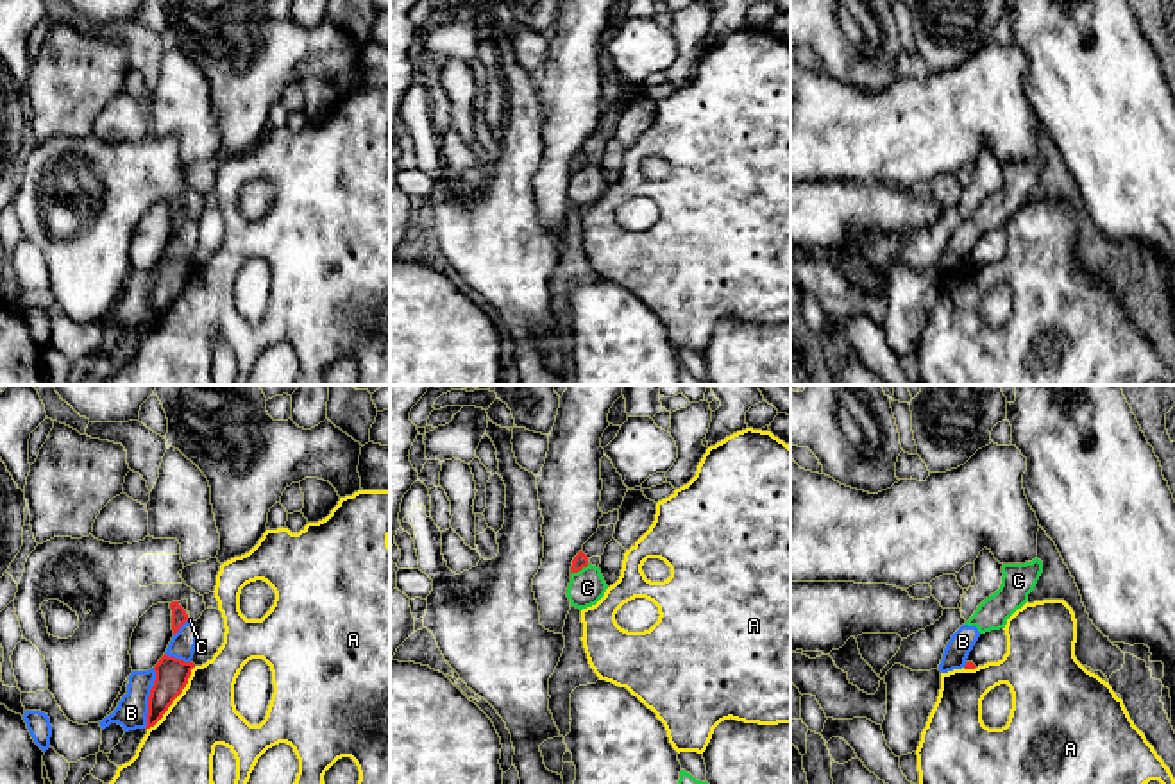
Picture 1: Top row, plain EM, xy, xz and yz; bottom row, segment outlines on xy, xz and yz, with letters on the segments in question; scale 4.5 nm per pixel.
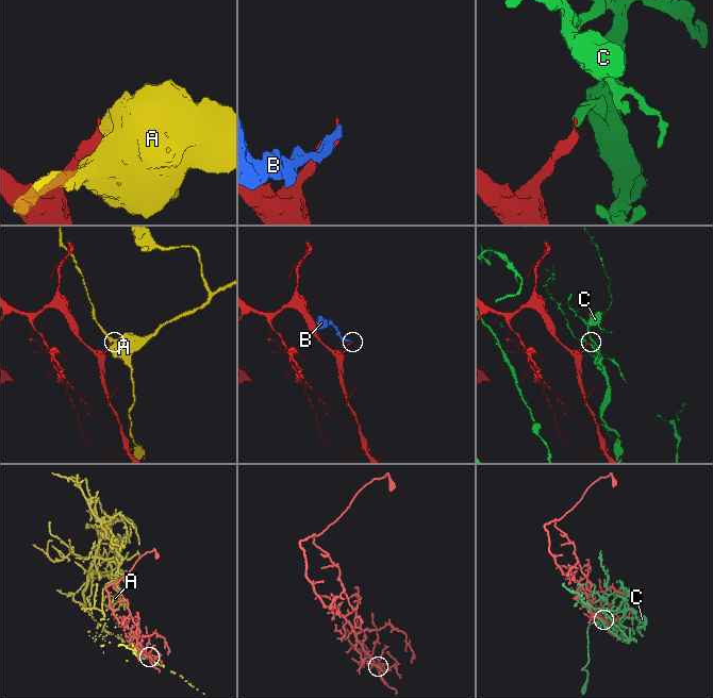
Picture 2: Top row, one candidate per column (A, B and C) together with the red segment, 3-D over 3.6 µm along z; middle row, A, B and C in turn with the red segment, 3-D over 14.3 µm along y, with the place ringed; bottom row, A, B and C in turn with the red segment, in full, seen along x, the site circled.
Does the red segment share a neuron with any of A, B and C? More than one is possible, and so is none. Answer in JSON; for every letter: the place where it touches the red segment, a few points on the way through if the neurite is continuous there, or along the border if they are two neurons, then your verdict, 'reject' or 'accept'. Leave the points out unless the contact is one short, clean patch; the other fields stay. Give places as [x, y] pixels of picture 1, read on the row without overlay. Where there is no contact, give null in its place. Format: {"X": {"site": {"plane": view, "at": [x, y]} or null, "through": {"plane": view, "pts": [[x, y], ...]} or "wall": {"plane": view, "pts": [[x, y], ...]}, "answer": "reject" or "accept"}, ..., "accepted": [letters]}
{"A": {"site": {"plane": "xy", "at": [176, 296]}, "answer": "reject"}, "B": {"site": {"plane": "xy", "at": [149, 298]}, "answer": "reject"}, "C": {"site": {"plane": "xz", "at": [580, 169]}, "wall": {"plane": "xz", "pts": [[589, 163], [571, 172]]}, "answer": "reject"}, "accepted": []}

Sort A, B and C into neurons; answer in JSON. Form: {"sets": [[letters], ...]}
{"sets": [["A"], ["B", "C"]]}

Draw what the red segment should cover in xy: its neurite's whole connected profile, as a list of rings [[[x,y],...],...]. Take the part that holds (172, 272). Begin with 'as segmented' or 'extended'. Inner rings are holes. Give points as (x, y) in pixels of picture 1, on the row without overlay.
as segmented; [[[166,252],[159,258],[159,261],[154,265],[156,279],[148,295],[148,313],[145,328],[154,326],[163,317],[173,299],[186,286],[193,267],[193,261],[184,261],[175,256],[168,256]]]

